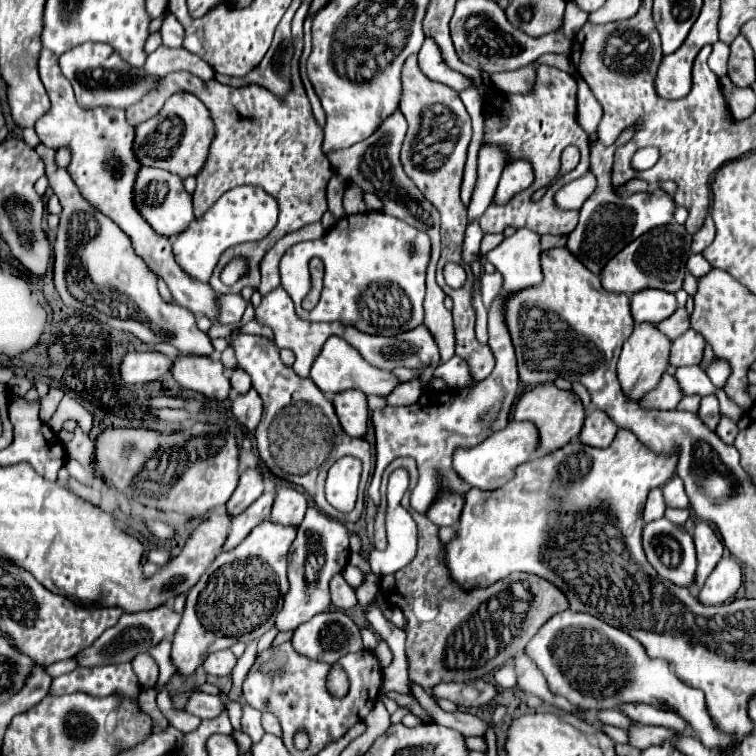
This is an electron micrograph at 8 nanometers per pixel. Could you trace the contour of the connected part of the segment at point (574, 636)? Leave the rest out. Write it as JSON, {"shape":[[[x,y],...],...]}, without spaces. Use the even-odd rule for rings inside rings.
{"shape":[[[570,609],[556,613],[544,627],[540,627],[536,637],[526,645],[526,651],[544,673],[552,695],[562,695],[576,707],[614,709],[630,701],[650,705],[658,701],[684,717],[692,727],[692,737],[698,737],[718,755],[724,755],[732,745],[732,737],[714,727],[702,691],[682,683],[668,661],[646,657],[644,647],[628,633],[592,615],[572,613]]]}

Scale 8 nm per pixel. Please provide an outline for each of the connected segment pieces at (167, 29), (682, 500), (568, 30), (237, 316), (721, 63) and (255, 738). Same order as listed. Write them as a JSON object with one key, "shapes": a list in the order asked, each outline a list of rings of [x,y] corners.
{"shapes":[[[[168,13],[164,25],[160,27],[160,33],[162,33],[164,47],[170,47],[170,49],[182,47],[182,43],[184,43],[184,27],[178,23],[178,19],[174,15]]],[[[674,475],[664,487],[662,487],[664,499],[668,507],[688,507],[688,497],[684,493],[684,485],[678,479],[678,475]]],[[[568,1],[566,5],[566,13],[564,13],[564,25],[562,25],[562,33],[568,35],[570,39],[576,37],[576,33],[582,29],[582,25],[588,21],[588,13],[580,13],[578,7]]],[[[220,295],[220,323],[240,323],[246,305],[248,303],[240,295]]],[[[716,43],[714,45],[714,51],[712,51],[712,55],[710,55],[710,59],[708,59],[708,65],[710,65],[710,69],[718,75],[718,77],[722,77],[722,75],[726,75],[726,65],[728,65],[728,55],[730,55],[730,47],[726,45],[726,43]]],[[[248,703],[242,705],[242,731],[250,735],[252,743],[258,743],[264,735],[264,729],[260,725],[260,711],[248,707]]]]}

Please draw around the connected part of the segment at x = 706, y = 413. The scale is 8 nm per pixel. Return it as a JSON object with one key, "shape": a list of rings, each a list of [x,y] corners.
{"shape":[[[706,395],[706,397],[702,397],[702,403],[700,403],[700,409],[698,409],[698,415],[700,415],[700,419],[702,419],[710,429],[716,429],[718,419],[720,419],[718,397],[716,397],[716,395]]]}

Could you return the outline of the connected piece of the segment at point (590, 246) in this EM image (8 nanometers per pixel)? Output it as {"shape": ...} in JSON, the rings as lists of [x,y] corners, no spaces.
{"shape":[[[598,181],[596,191],[584,201],[580,209],[580,221],[576,229],[568,235],[568,249],[592,271],[600,273],[604,263],[622,251],[628,243],[638,239],[652,227],[670,223],[676,211],[676,201],[670,193],[660,187],[650,187],[646,193],[632,193],[628,197],[618,197],[608,181]]]}

